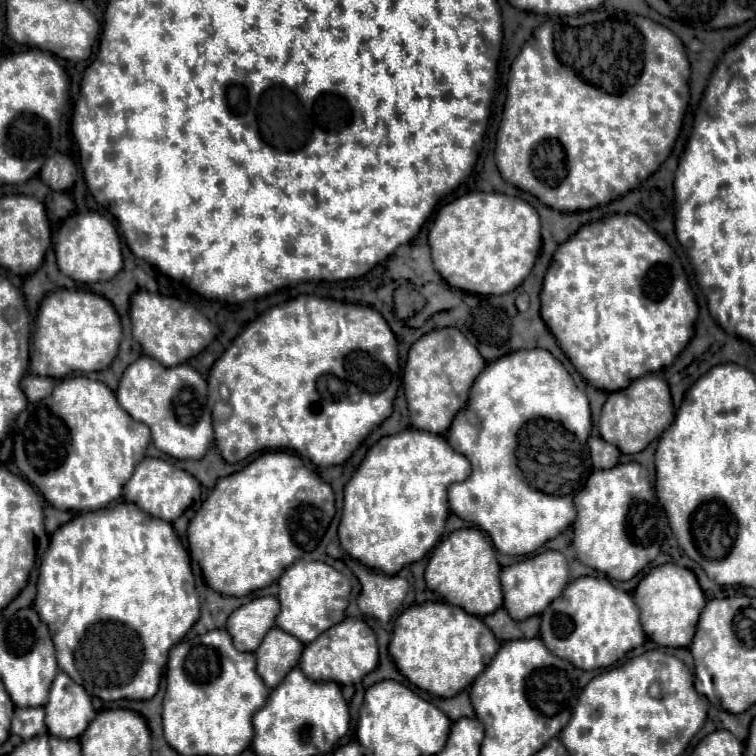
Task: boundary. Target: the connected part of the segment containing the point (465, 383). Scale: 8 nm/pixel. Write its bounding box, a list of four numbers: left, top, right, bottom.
[404,328,486,434]

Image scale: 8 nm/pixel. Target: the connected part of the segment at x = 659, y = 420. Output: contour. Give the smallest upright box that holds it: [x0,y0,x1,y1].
[598,374,674,454]

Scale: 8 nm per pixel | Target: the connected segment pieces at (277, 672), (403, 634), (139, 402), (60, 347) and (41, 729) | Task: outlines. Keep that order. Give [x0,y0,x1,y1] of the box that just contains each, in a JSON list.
[[256,628,302,688],[388,602,500,698],[116,356,214,460],[29,288,122,378],[12,708,48,740]]

